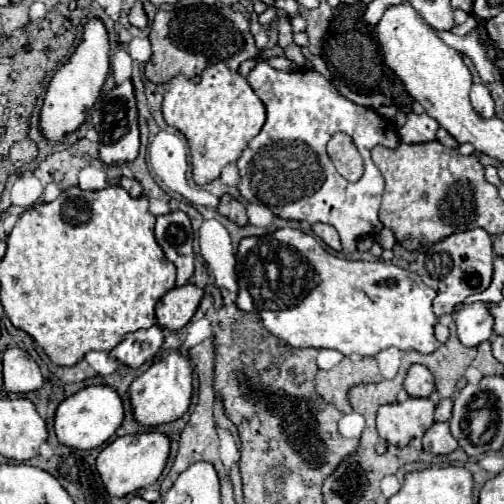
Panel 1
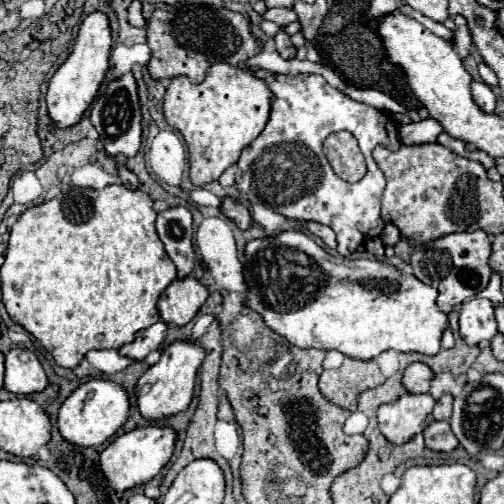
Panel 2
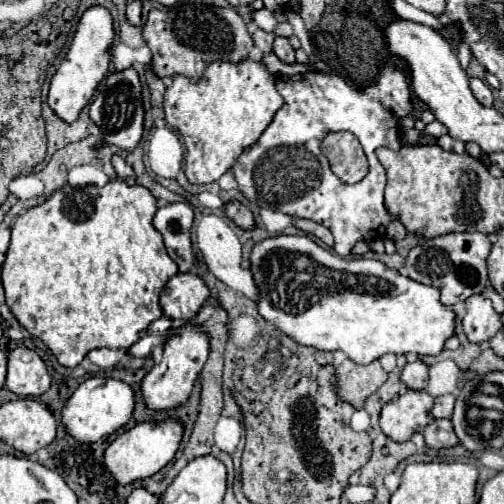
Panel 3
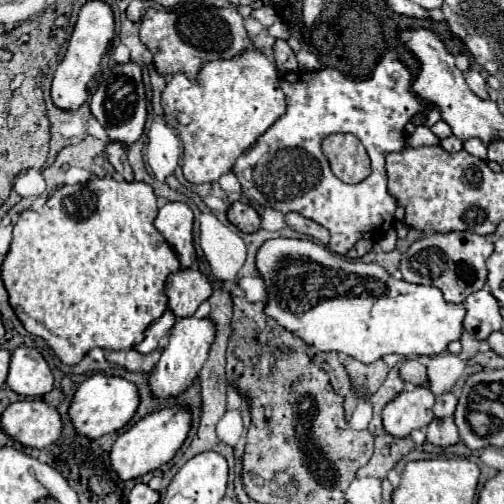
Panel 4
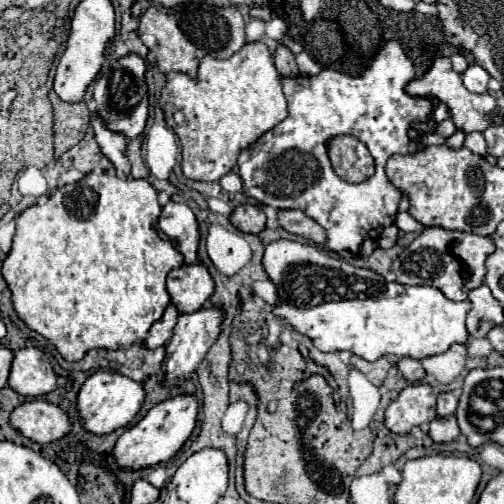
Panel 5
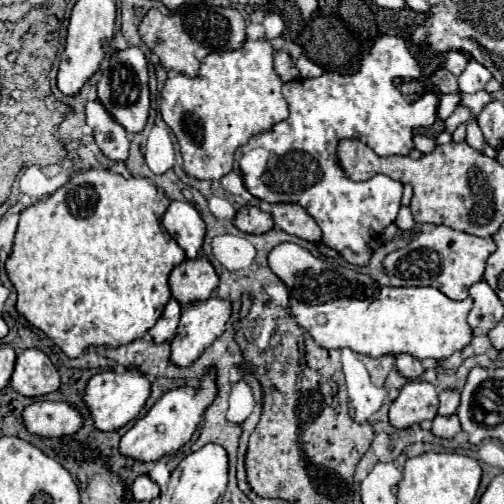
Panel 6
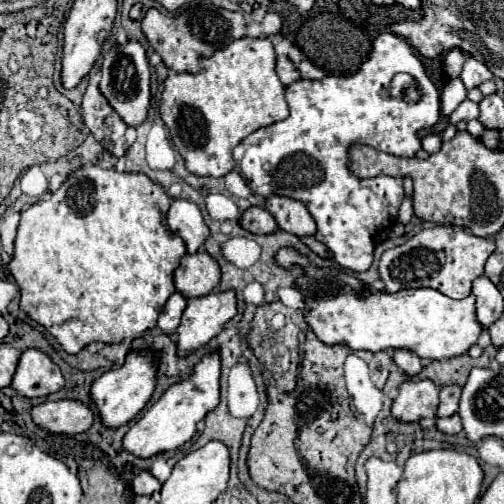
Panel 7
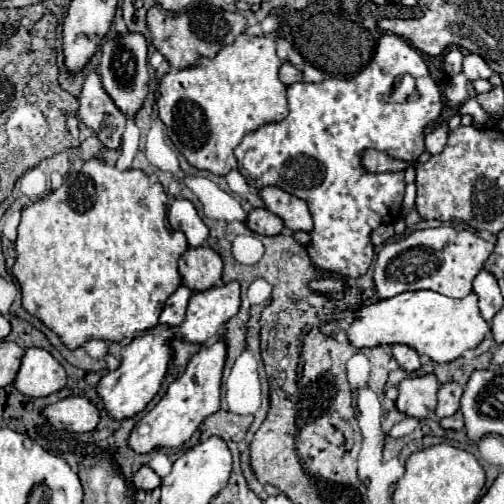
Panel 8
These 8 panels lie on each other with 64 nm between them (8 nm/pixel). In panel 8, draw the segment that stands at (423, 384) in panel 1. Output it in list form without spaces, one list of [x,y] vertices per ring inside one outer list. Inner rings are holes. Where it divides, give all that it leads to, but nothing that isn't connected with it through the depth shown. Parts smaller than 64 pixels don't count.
[[[394,344],[392,346],[392,356],[396,358],[396,362],[400,364],[400,368],[404,368],[406,372],[416,372],[420,368],[420,356],[416,350],[412,350],[410,346],[402,346],[402,344]]]

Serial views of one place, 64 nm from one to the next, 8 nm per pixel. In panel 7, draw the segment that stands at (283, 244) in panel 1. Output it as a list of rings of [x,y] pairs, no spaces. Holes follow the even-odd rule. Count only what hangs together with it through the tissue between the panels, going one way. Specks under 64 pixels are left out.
[[[284,246],[276,252],[274,264],[280,268],[300,266],[304,272],[296,278],[296,290],[304,296],[304,320],[324,344],[346,344],[352,350],[380,352],[388,348],[406,348],[420,358],[448,360],[476,344],[482,328],[476,324],[474,296],[452,300],[434,288],[398,290],[394,294],[372,290],[356,278],[354,272],[340,266],[314,266],[296,248]]]

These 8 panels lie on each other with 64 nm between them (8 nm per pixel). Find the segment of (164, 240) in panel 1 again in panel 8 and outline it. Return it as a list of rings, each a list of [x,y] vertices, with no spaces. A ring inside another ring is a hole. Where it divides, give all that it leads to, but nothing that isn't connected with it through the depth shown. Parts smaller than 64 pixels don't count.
[[[176,198],[168,210],[168,222],[174,230],[184,232],[190,248],[202,246],[208,238],[208,226],[202,222],[196,206],[190,200]]]

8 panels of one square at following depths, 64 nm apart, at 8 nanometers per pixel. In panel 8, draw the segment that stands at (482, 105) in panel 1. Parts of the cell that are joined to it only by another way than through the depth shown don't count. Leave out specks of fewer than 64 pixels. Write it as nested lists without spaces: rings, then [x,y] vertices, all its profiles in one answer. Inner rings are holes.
[[[466,54],[466,58],[464,58],[464,66],[462,66],[462,72],[466,74],[468,82],[480,80],[480,78],[488,80],[488,78],[494,74],[494,72],[490,70],[490,66],[488,66],[480,56],[476,56],[476,54]]]

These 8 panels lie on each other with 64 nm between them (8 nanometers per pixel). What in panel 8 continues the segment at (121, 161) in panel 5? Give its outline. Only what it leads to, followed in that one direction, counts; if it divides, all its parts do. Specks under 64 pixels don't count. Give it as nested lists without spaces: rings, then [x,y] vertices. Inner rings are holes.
[[[90,72],[84,80],[80,102],[80,118],[106,148],[118,150],[122,142],[122,132],[126,128],[126,116],[112,104],[112,98],[104,92],[100,84],[100,76]]]

